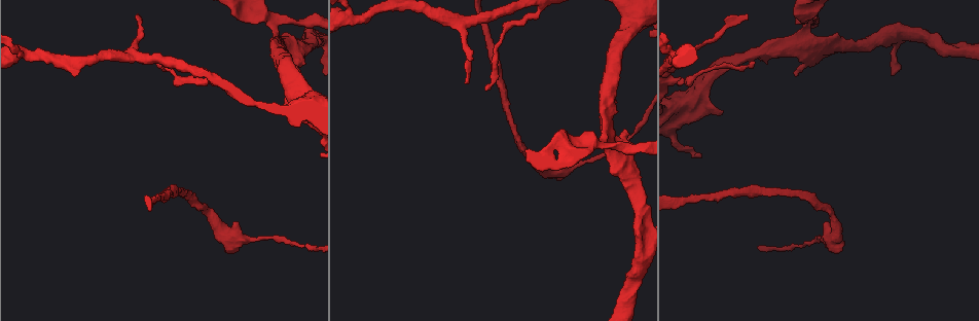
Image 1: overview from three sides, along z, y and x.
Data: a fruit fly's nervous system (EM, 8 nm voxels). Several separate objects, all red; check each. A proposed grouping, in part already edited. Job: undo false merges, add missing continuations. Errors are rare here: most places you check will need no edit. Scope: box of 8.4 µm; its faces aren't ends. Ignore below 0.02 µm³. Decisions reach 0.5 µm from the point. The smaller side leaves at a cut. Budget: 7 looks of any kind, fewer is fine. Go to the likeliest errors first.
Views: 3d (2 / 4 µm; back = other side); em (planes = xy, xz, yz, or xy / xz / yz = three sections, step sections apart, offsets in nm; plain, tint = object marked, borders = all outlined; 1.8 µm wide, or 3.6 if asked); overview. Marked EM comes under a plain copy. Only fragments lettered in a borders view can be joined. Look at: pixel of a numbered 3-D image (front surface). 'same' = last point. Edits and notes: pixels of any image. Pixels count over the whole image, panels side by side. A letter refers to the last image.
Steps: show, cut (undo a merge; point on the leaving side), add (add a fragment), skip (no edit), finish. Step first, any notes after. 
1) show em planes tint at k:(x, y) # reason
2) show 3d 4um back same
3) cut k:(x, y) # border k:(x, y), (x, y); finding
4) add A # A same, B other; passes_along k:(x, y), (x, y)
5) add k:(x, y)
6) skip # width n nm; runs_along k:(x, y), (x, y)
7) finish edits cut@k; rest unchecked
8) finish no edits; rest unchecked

show em xy step 16 tint at 1:(679, 53)

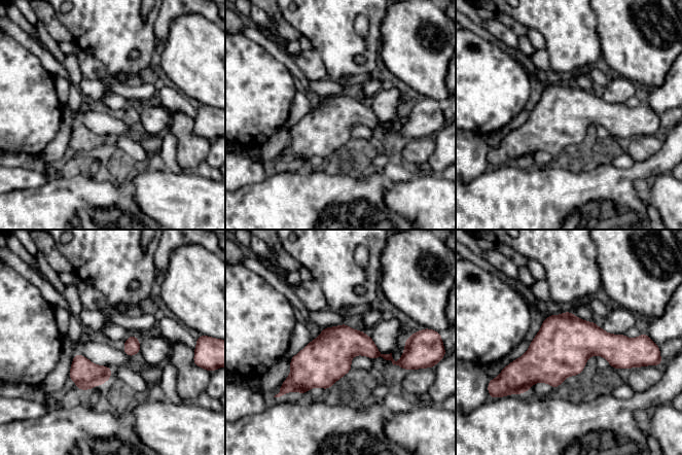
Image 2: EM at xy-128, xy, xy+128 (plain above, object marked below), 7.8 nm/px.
show em planes borders same

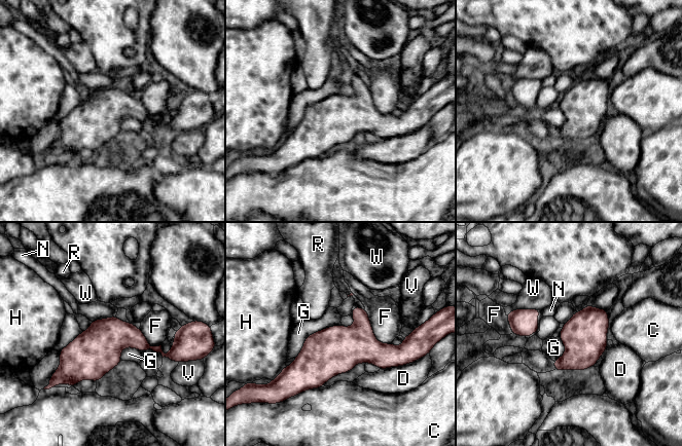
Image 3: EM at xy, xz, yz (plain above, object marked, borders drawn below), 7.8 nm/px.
skip # width 360 nm; C other, D other, F other, G other, H other, N other, R other, V other, W other; border 3:(340, 325), (310, 334), (295, 358); one neuron here

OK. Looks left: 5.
show 3d 4um at 1:(216, 224) # calibre changes

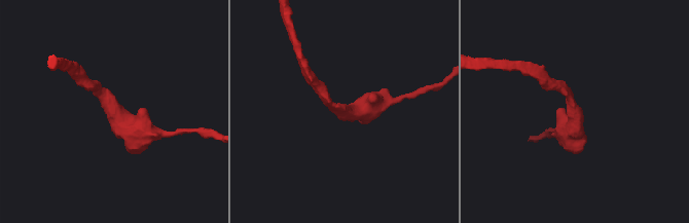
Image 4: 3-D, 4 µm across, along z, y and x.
show em xz step 8 tint at 4:(574, 110) # arm_widths 180, 480 nm

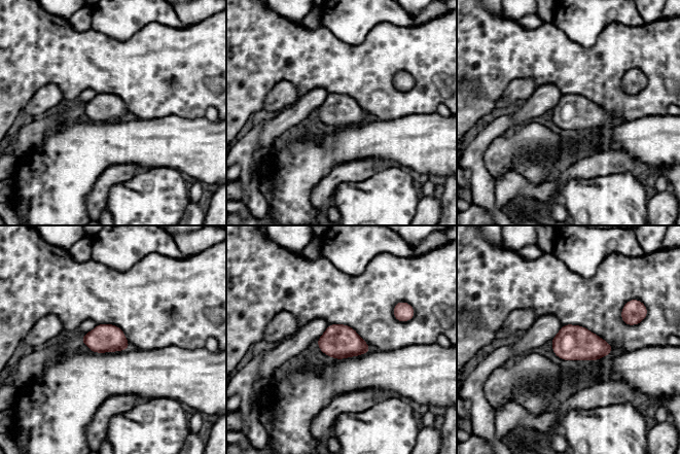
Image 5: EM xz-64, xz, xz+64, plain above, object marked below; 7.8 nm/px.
show em xy step 4 borders same # cut it another way

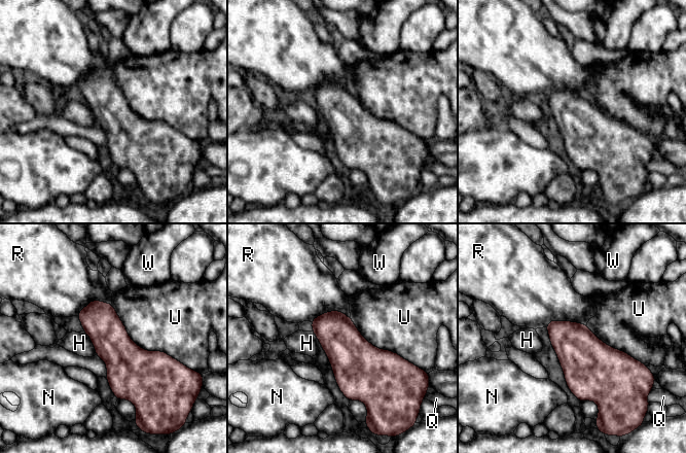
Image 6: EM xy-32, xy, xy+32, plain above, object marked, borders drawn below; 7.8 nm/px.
skip # H other, N other, Q other, R other, U other, W other; border 6:(586, 324), (550, 320), (544, 326); one neuron here

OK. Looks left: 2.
finish no edits; rest unchecked

